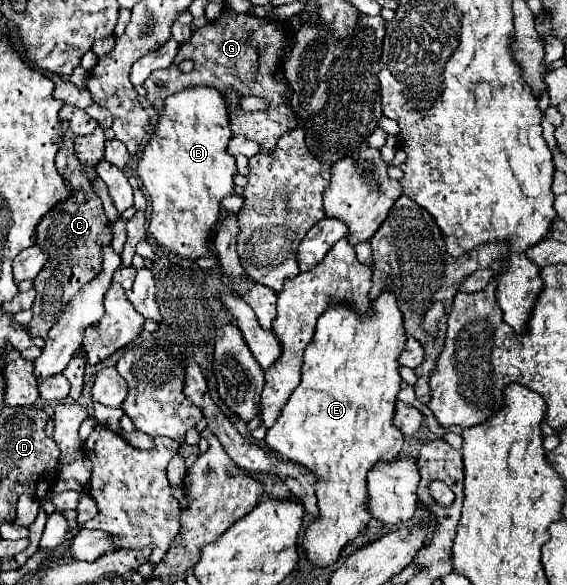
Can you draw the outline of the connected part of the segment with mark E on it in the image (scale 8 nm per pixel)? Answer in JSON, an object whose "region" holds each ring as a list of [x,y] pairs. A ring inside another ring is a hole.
{"region":[[[384,289],[366,313],[358,313],[348,301],[334,301],[320,315],[316,323],[316,333],[312,343],[304,353],[302,365],[302,381],[288,397],[282,407],[280,417],[266,433],[266,445],[270,451],[278,453],[284,459],[304,465],[316,475],[316,497],[320,507],[320,517],[314,521],[304,535],[304,551],[308,559],[320,567],[332,565],[342,547],[358,537],[366,521],[370,521],[368,509],[368,493],[366,493],[366,473],[380,459],[392,459],[404,445],[404,435],[398,425],[394,425],[396,397],[400,391],[400,353],[406,345],[406,331],[402,325],[402,311],[398,309],[398,301],[394,289]]]}

